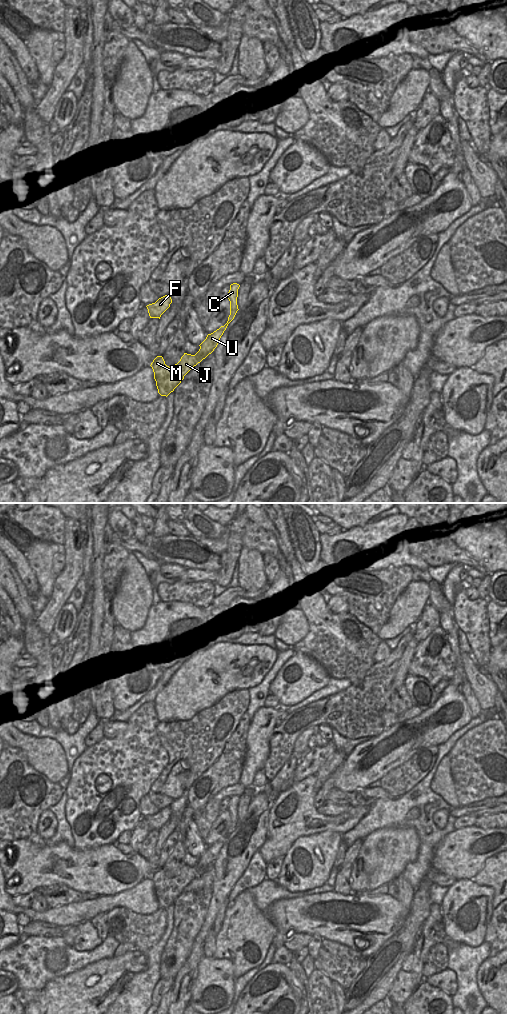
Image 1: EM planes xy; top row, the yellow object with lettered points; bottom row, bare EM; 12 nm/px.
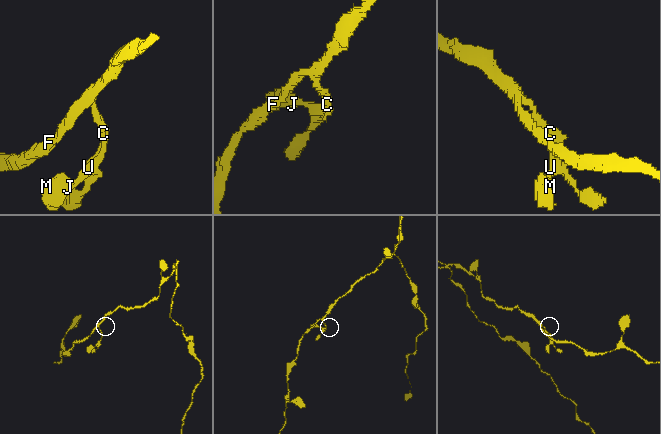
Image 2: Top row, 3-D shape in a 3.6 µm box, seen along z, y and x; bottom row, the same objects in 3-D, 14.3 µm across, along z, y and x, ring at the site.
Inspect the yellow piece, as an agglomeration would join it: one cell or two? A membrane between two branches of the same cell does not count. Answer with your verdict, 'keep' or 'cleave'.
keep

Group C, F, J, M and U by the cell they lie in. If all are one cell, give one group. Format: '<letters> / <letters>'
C F J M U

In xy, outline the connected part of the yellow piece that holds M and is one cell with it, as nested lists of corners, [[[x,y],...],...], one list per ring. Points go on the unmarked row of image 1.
[[[233,795],[230,797],[228,804],[228,811],[230,813],[230,827],[228,833],[224,838],[208,846],[206,851],[199,857],[200,861],[195,867],[184,865],[180,873],[169,879],[165,876],[162,868],[157,868],[151,875],[154,884],[154,891],[158,905],[161,908],[168,908],[181,895],[184,888],[198,875],[211,866],[217,859],[221,848],[226,842],[228,836],[234,831],[238,821],[237,809],[240,797]]]

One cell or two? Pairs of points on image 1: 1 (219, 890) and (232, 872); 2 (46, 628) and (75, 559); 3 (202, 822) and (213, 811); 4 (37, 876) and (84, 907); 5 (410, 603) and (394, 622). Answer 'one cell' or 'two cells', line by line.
1: one cell
2: one cell
3: one cell
4: two cells
5: one cell

